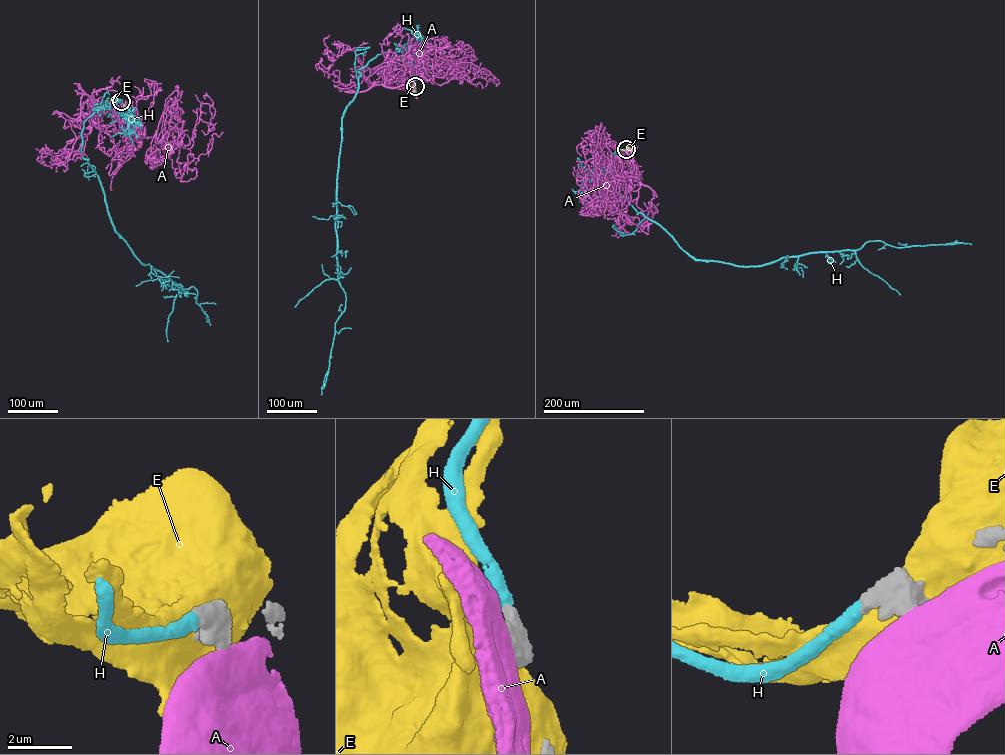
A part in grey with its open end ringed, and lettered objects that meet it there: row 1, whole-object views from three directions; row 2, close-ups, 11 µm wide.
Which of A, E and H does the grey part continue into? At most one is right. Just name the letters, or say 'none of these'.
H

